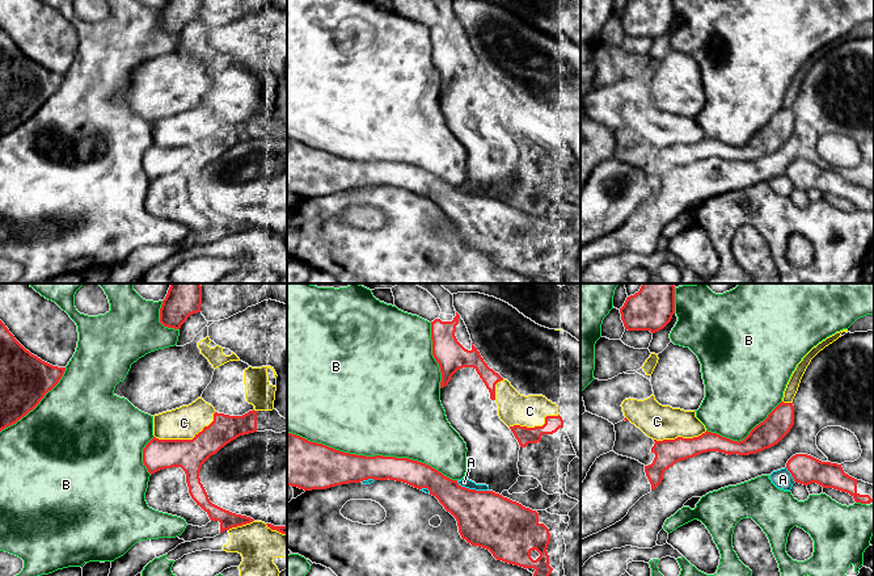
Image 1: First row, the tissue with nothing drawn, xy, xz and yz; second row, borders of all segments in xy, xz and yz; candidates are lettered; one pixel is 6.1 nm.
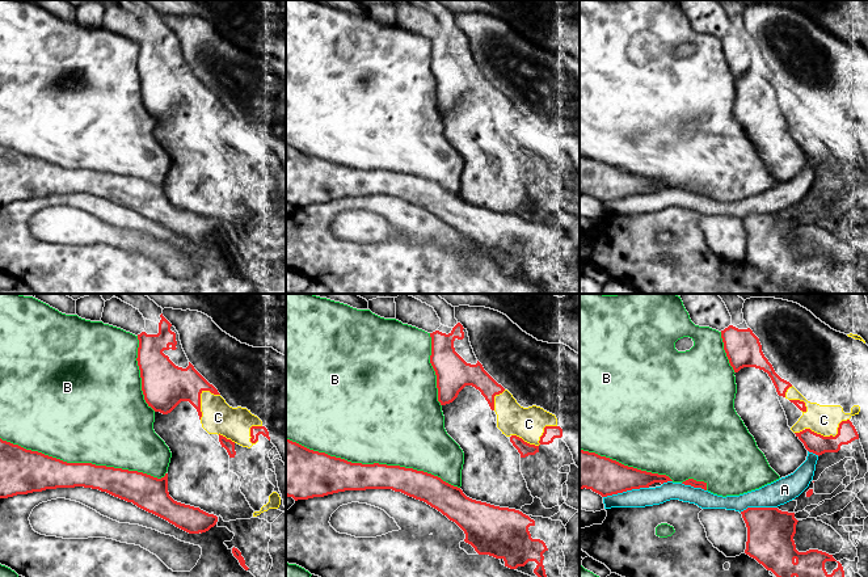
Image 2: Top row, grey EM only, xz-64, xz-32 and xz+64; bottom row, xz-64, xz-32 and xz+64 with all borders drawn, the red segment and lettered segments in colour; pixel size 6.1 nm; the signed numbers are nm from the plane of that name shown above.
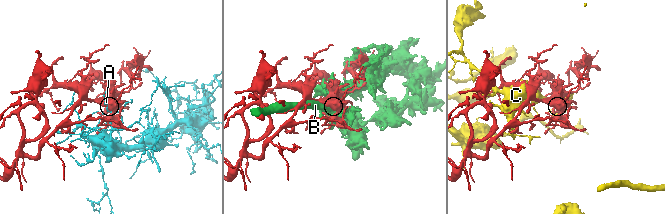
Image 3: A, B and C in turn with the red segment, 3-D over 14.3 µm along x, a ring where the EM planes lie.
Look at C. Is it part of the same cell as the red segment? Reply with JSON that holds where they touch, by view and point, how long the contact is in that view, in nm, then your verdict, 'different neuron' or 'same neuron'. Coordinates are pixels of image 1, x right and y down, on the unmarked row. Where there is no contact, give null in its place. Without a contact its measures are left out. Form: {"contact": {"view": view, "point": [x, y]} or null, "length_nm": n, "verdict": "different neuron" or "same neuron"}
{"contact": {"view": "xy", "point": [188, 146]}, "length_nm": 400, "verdict": "different neuron"}

